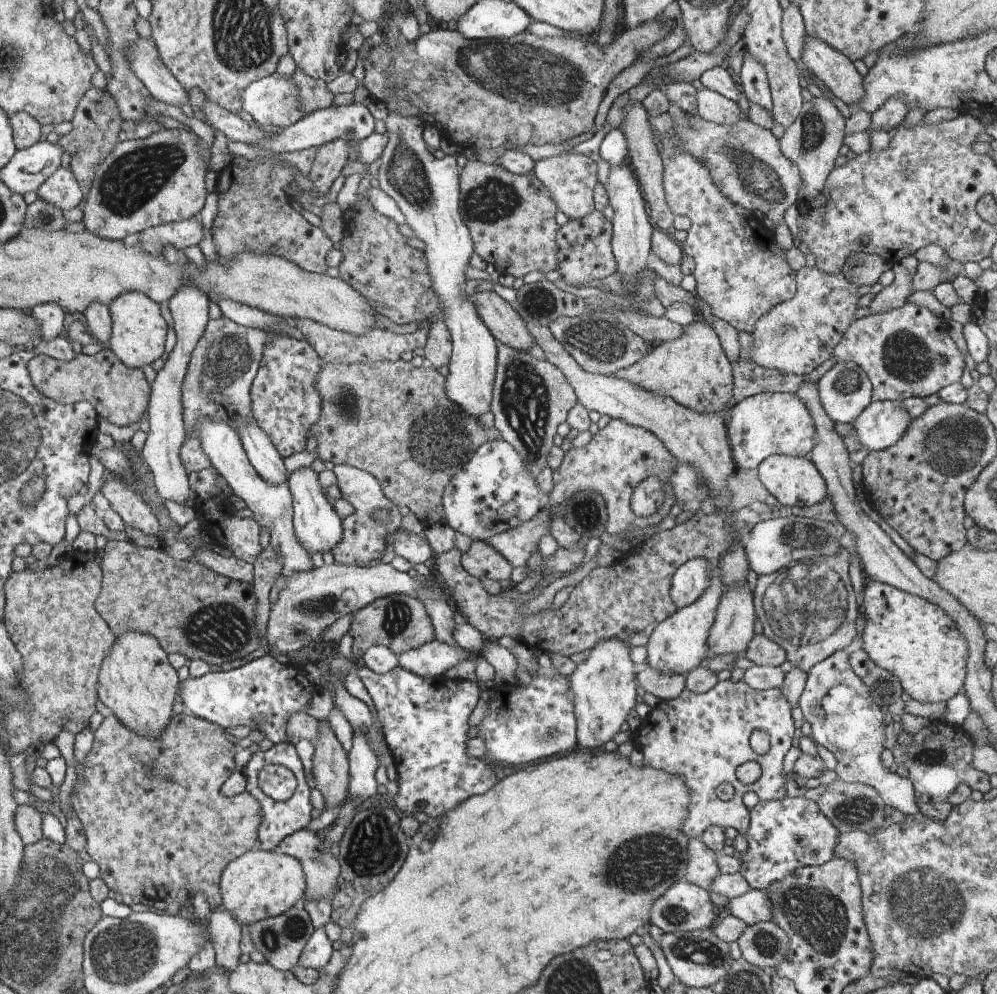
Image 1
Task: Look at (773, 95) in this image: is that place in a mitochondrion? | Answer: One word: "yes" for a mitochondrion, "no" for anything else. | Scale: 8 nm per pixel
no

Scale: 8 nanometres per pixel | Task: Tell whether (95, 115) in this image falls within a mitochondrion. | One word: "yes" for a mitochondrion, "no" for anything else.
no

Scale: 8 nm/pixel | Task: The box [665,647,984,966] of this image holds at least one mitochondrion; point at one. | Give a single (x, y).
(918, 904)

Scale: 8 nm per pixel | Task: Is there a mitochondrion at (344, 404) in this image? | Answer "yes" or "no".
yes

